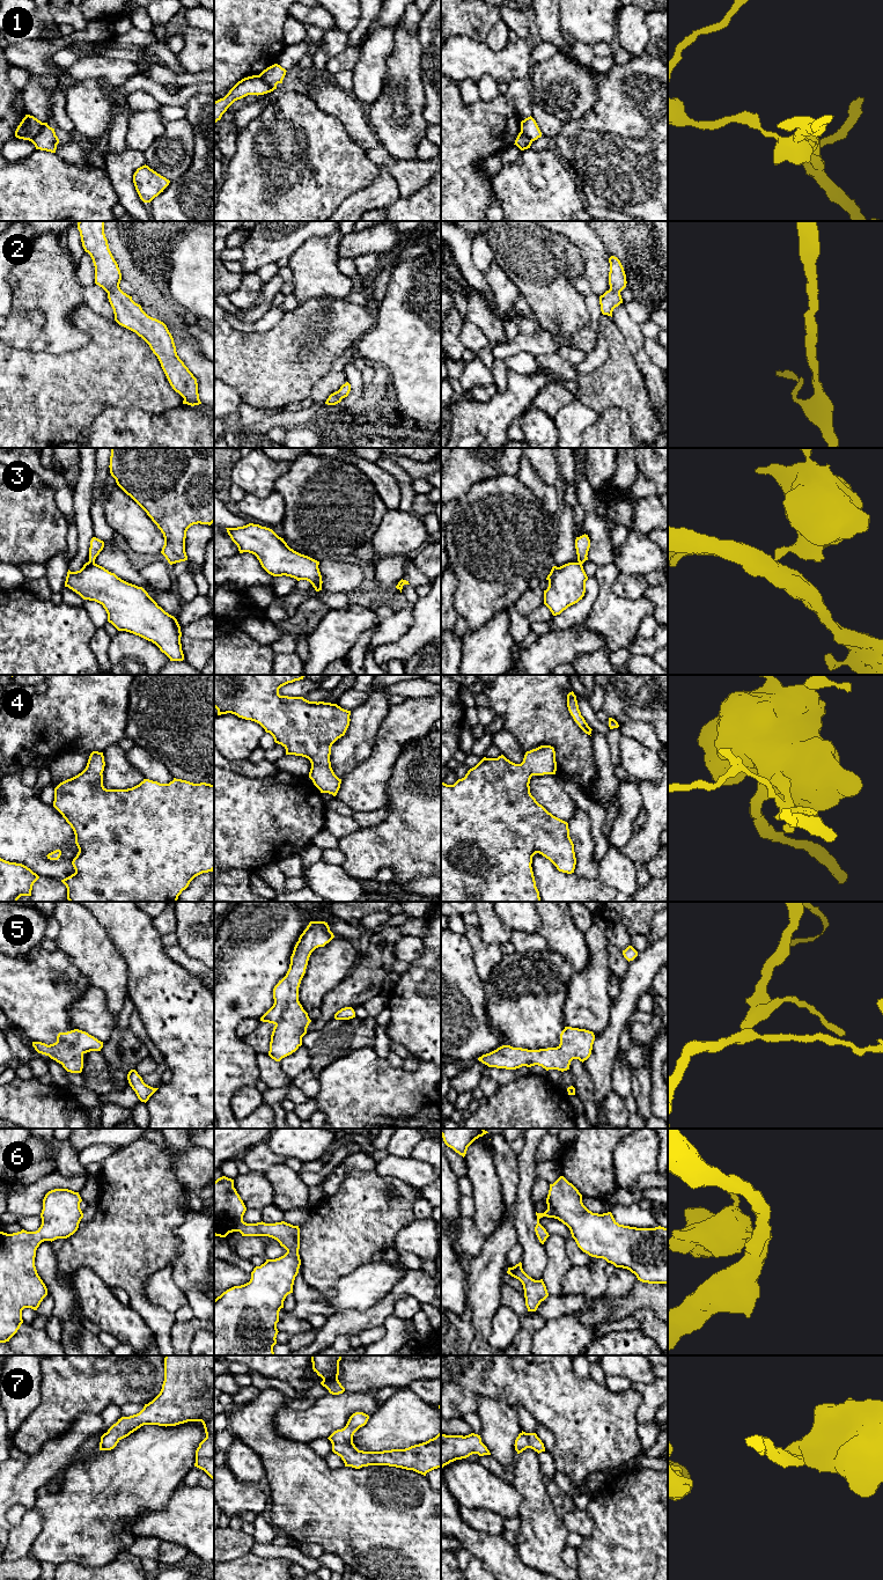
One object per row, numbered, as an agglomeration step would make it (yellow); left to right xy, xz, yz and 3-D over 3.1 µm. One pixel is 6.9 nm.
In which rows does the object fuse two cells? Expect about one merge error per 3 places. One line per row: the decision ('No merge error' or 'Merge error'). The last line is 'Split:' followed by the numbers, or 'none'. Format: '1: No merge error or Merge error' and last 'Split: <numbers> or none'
1: Merge error
2: No merge error
3: Merge error
4: No merge error
5: No merge error
6: No merge error
7: No merge error
Split: 1, 3

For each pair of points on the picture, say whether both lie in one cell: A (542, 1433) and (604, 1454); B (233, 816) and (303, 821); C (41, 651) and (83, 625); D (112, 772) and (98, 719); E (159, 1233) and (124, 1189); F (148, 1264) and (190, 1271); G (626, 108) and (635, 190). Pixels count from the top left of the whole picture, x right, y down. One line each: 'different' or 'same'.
A: different
B: same
C: same
D: different
E: same
F: different
G: same

